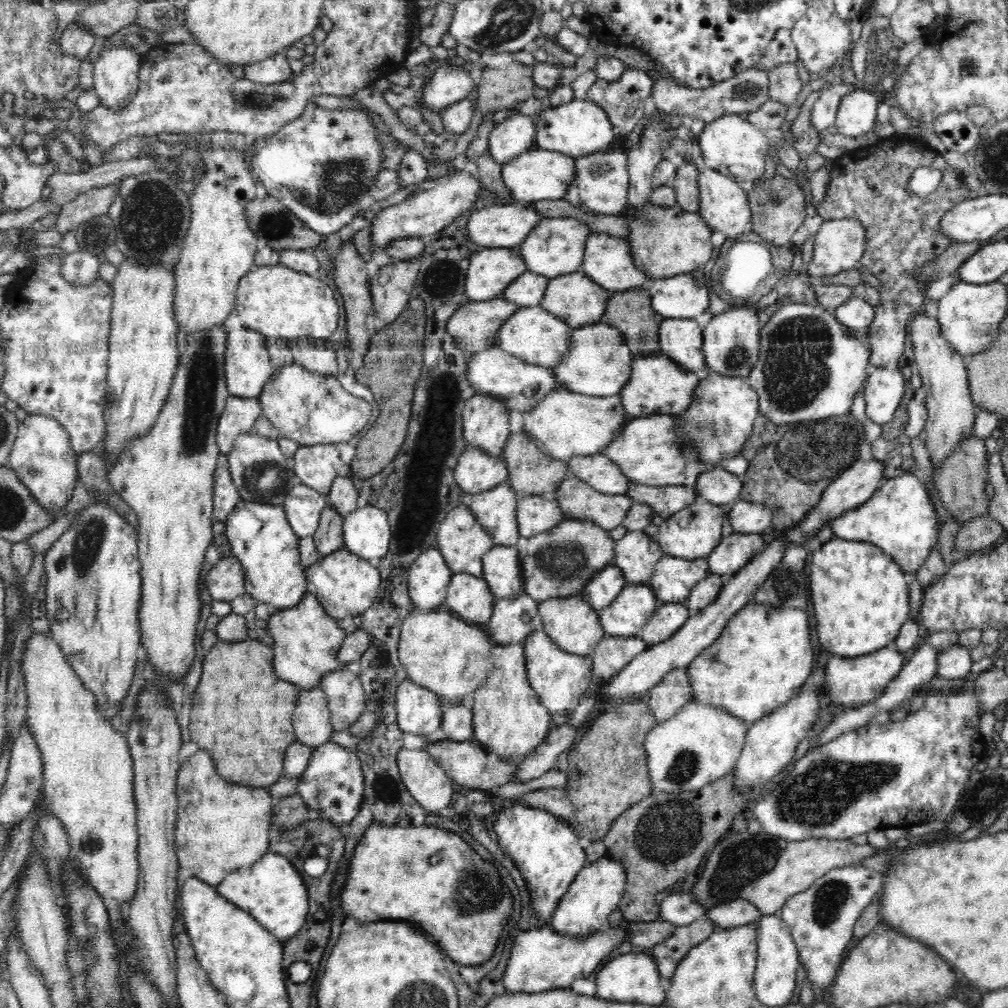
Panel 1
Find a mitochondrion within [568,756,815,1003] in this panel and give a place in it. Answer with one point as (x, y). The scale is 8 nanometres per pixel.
(666, 832)

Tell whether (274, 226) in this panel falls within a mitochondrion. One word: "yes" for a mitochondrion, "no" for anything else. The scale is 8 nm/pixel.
yes

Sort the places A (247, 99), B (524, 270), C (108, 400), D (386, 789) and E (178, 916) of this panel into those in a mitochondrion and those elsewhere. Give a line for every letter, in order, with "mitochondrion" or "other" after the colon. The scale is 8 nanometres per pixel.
A: mitochondrion
B: other
C: other
D: mitochondrion
E: other

